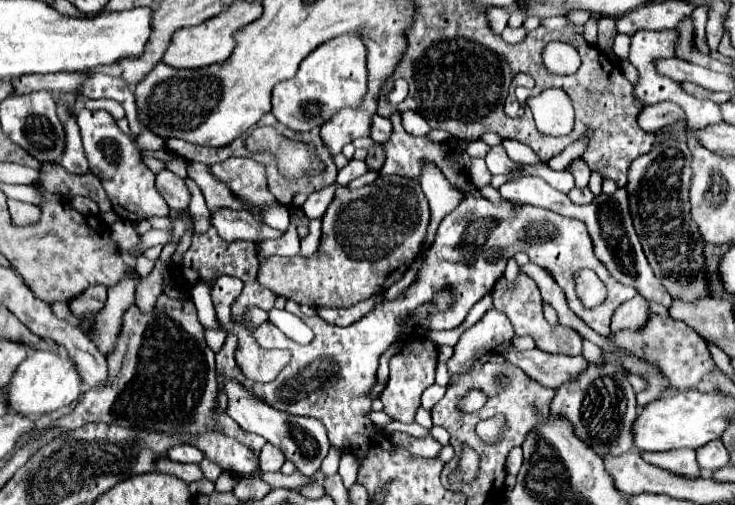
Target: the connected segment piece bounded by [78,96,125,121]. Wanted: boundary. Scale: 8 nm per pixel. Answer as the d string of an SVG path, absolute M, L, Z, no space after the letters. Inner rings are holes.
M78 96L80 102L84 104L84 108L88 110L106 110L110 112L113 118L117 121L125 117L125 112L122 106L112 99L92 99L86 98L86 96Z

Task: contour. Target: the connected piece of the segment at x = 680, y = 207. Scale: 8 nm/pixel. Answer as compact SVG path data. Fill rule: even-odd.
M664 142L654 144L646 156L634 160L630 166L630 180L626 184L630 214L648 264L668 294L682 302L712 298L704 264L704 240L690 214L690 182L692 152L686 142Z

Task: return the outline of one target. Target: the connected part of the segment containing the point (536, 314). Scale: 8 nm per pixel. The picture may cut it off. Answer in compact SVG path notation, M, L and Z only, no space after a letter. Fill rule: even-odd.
M519 272L517 279L517 291L509 292L508 282L506 282L504 276L500 277L499 299L497 299L497 282L492 295L494 307L498 308L501 312L506 311L505 314L508 316L508 320L512 322L515 333L518 336L524 336L524 334L532 336L536 340L536 348L542 350L542 352L548 352L548 354L566 354L566 356L578 356L578 354L582 354L582 338L578 336L578 332L574 332L572 328L564 328L560 324L552 326L546 322L546 318L542 314L542 298L540 298L540 292L538 292L538 286L534 284L534 280L530 276L526 276L524 272ZM506 298L507 304L505 304Z

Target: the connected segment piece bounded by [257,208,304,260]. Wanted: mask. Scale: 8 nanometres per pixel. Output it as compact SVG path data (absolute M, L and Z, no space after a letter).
M291 208L290 226L284 236L278 239L264 240L257 244L258 257L260 260L270 256L294 256L300 252L300 240L297 234L298 214L304 214L302 209Z

